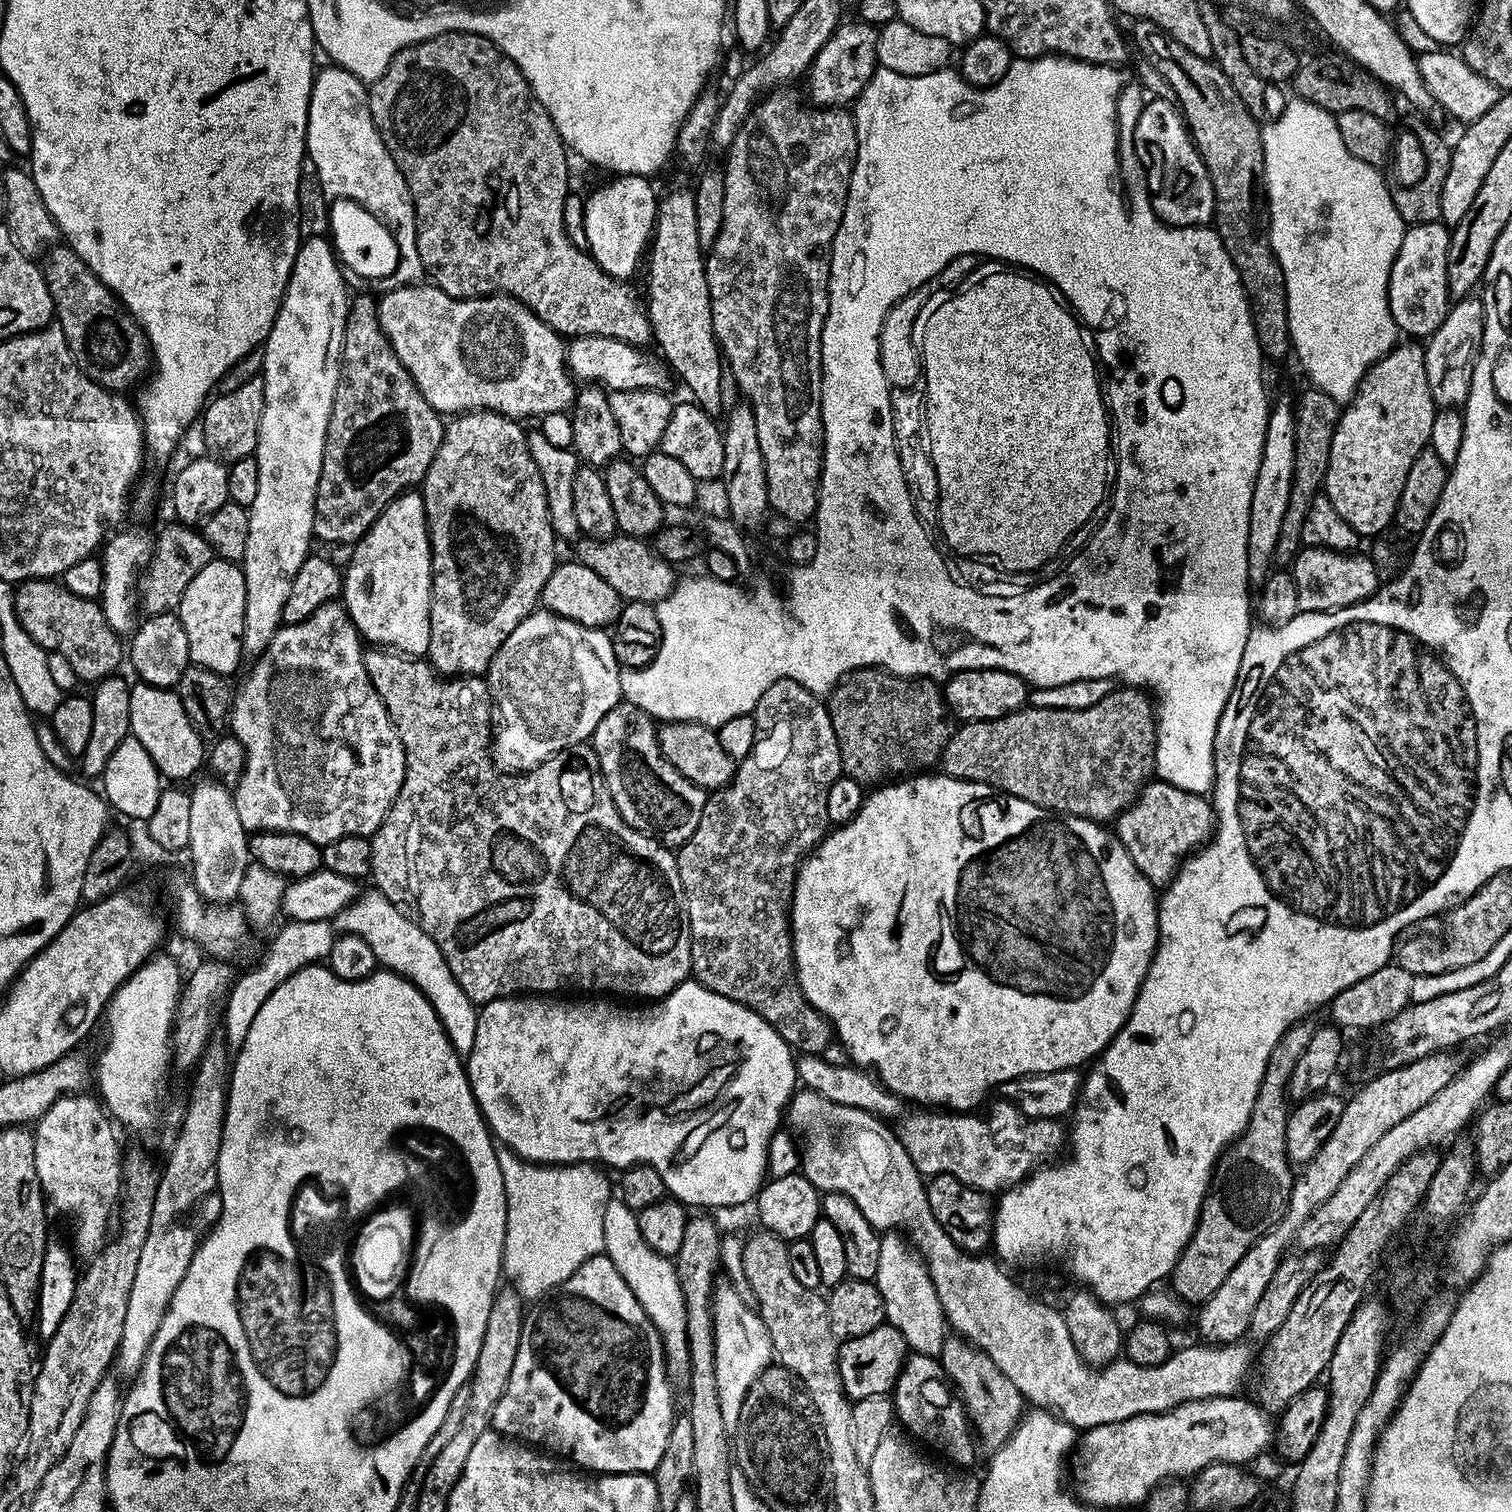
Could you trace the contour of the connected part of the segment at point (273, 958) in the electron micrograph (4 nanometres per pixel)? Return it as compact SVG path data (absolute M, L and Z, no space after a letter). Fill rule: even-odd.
M301 920L287 921L278 934L268 944L268 949L264 952L264 957L253 966L249 972L244 972L235 977L232 987L226 993L226 999L222 1004L222 1016L224 1012L224 1033L222 1039L229 1049L239 1050L242 1042L246 1042L246 1034L250 1034L250 1026L254 1022L254 1017L258 1015L258 1010L262 1010L262 1002L282 986L296 972L301 972L304 968L310 968L327 961L330 954L330 946L334 946L336 932L333 925L327 920L315 920L314 922L302 922Z

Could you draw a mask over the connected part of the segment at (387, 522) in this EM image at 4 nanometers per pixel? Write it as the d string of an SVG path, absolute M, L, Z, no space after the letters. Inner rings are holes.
M409 490L391 500L384 513L372 523L371 530L356 541L351 552L352 561L348 569L345 567L342 572L342 603L361 637L369 645L385 650L395 650L405 656L427 657L432 601L432 544L428 540L423 495L419 491Z

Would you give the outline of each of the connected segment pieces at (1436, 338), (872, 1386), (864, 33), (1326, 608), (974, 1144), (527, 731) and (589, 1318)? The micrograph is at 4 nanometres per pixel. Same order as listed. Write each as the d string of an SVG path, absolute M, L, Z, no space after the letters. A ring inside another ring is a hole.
M1469 294L1449 307L1446 318L1423 345L1426 382L1430 382L1432 400L1441 409L1455 409L1468 400L1476 358L1484 341L1484 301Z
M893 1324L878 1325L870 1334L850 1338L839 1345L836 1365L840 1371L840 1381L849 1400L855 1402L862 1398L888 1396L895 1389L896 1379L900 1377L900 1367L908 1359L910 1349L906 1338L898 1334Z
M841 23L836 33L824 43L822 50L818 50L818 54L812 59L812 66L806 73L809 96L807 99L815 107L844 108L851 105L856 97L862 94L862 90L877 70L878 31L873 25L855 23Z
M1301 547L1290 565L1292 577L1298 586L1300 611L1333 612L1373 596L1378 587L1375 568L1367 555L1360 555L1332 552L1328 548Z
M952 1110L924 1111L928 1112L912 1112L908 1117L905 1115L899 1121L901 1124L894 1128L906 1154L910 1154L910 1162L914 1162L921 1176L931 1178L938 1174L950 1174L958 1178L958 1182L966 1182L966 1186L976 1188L979 1192L996 1194L1020 1183L1033 1171L1032 1148L998 1145L991 1138L987 1119L980 1117L979 1120L972 1116L976 1114L957 1114Z
M547 610L531 612L502 642L494 654L486 673L486 688L490 693L494 712L500 715L500 733L496 736L496 749L490 756L496 759L504 774L531 772L552 756L567 752L591 741L598 722L614 705L621 703L620 673L612 637L605 629L587 628L573 620L556 616Z
M606 1254L591 1256L566 1282L552 1289L546 1296L541 1296L525 1311L522 1326L522 1342L518 1342L518 1355L514 1358L514 1370L510 1370L510 1382L506 1382L506 1390L502 1398L498 1398L498 1406L494 1406L491 1431L499 1432L517 1442L529 1446L539 1446L557 1457L565 1456L573 1460L581 1469L592 1474L615 1474L618 1472L655 1473L658 1462L662 1462L662 1454L666 1454L666 1442L670 1438L670 1430L674 1423L672 1416L672 1384L668 1374L668 1365L664 1358L664 1342L660 1339L654 1322L642 1310L638 1298L634 1298L634 1290L626 1286L626 1278L618 1274L614 1262Z

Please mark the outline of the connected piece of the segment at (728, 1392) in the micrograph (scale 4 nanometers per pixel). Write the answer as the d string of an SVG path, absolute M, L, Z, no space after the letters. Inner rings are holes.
M731 1282L717 1283L712 1289L714 1378L718 1381L718 1406L722 1408L722 1422L730 1430L740 1423L740 1411L748 1391L774 1360L770 1334L760 1313L746 1306L740 1291Z

